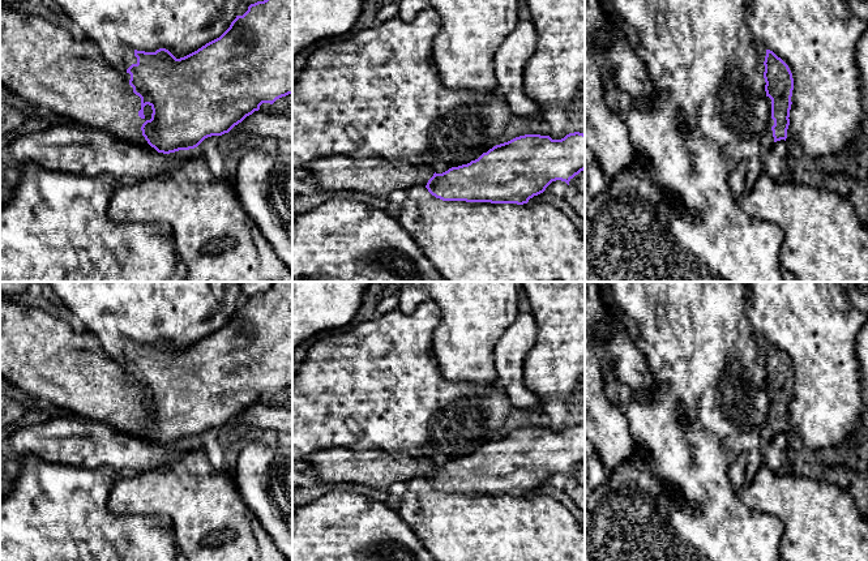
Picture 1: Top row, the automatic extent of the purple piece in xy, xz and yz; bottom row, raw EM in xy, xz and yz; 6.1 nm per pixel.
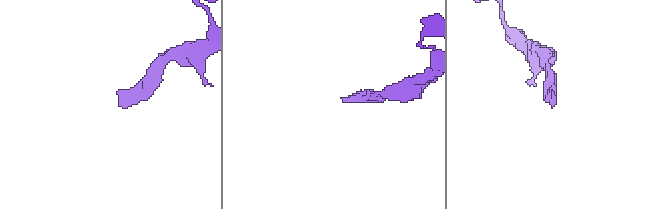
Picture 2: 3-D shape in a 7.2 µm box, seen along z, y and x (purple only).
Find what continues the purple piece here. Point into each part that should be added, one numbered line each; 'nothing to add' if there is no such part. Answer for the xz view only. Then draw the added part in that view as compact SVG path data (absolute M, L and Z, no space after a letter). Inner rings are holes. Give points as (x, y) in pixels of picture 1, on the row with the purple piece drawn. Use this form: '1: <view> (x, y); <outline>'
1: xz (376, 176); M343 155L324 157L304 164L318 189L358 190L388 198L395 189L427 185L435 171L423 164L384 158L356 159Z

